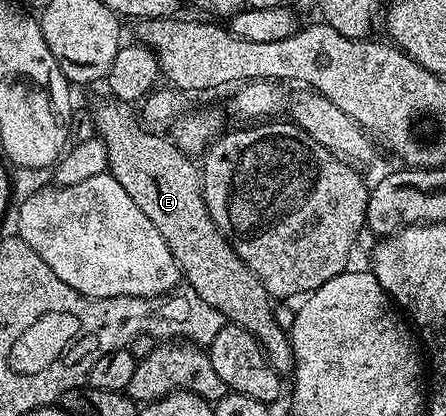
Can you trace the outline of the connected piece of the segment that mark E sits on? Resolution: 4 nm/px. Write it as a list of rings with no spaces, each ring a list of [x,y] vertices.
[[[109,100],[104,114],[96,117],[96,131],[104,142],[108,152],[108,173],[122,185],[123,190],[137,203],[139,210],[154,223],[158,234],[166,241],[178,264],[183,280],[187,281],[189,290],[194,292],[204,303],[214,307],[225,317],[227,322],[242,326],[259,339],[267,359],[276,373],[291,374],[295,370],[293,347],[289,332],[278,323],[272,311],[271,294],[265,291],[262,283],[249,268],[242,263],[240,256],[234,252],[232,245],[225,239],[212,216],[209,214],[206,197],[203,192],[202,175],[199,166],[192,163],[193,158],[176,146],[175,140],[166,138],[159,132],[144,128],[133,106],[126,101]]]

